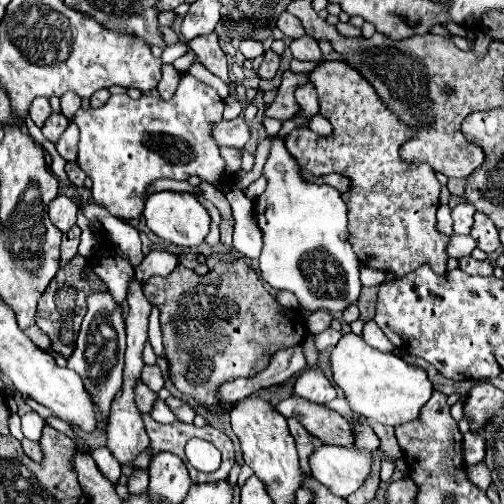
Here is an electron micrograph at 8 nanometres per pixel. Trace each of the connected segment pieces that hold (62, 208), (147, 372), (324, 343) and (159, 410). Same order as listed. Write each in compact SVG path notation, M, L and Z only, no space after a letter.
M59 194L49 204L49 218L53 226L57 226L61 232L67 232L75 224L75 214L77 214L77 204L63 194Z
M145 366L143 368L143 374L141 374L141 380L143 384L147 384L153 392L159 392L163 388L163 376L161 376L161 370L159 366Z
M327 328L325 332L321 332L321 334L315 334L315 336L313 336L313 342L315 342L315 346L317 346L317 352L323 352L325 348L329 348L329 346L335 346L335 344L339 342L339 338L341 338L341 332Z
M157 400L157 402L155 402L151 416L153 416L157 422L161 422L161 424L175 424L175 422L179 422L177 416L167 408L167 404L165 404L163 400Z

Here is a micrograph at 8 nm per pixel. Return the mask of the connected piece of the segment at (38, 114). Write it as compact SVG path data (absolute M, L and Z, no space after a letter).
M35 98L33 104L31 104L31 110L29 110L29 118L41 128L45 124L45 120L51 116L51 104L47 98Z

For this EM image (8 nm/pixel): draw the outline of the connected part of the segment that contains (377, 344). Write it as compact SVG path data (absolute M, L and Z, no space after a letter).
M369 320L365 326L363 326L363 340L369 344L369 346L373 346L373 348L377 348L377 350L381 350L381 352L395 352L397 348L395 348L395 344L379 330L379 326L373 322L373 320Z

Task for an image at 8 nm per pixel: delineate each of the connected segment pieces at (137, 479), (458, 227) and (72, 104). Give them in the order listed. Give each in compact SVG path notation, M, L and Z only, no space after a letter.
M137 469L134 470L129 478L127 487L128 491L133 494L140 494L145 491L149 484L149 473L148 469Z
M467 202L457 204L457 206L451 210L455 234L469 234L469 232L471 232L473 214L475 214L475 206L471 206L471 204L467 204Z
M67 92L61 96L61 108L63 108L63 116L71 120L71 116L81 108L81 98L75 92Z

